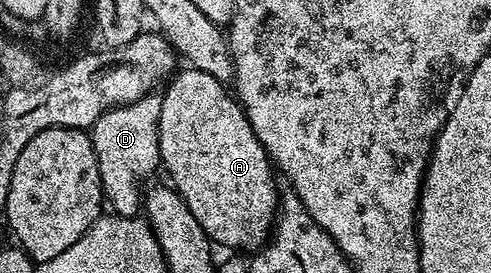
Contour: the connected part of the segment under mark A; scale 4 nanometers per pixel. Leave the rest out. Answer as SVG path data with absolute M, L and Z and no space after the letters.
M193 67L183 70L183 73L175 72L169 78L162 93L161 168L170 172L169 180L173 188L178 190L184 203L188 203L188 211L196 215L196 223L204 227L207 237L215 246L227 245L230 251L257 251L270 240L280 208L280 188L278 189L277 183L274 182L275 166L266 154L266 148L260 143L260 139L256 139L256 131L252 131L248 123L245 109L232 96L231 90L204 71Z

